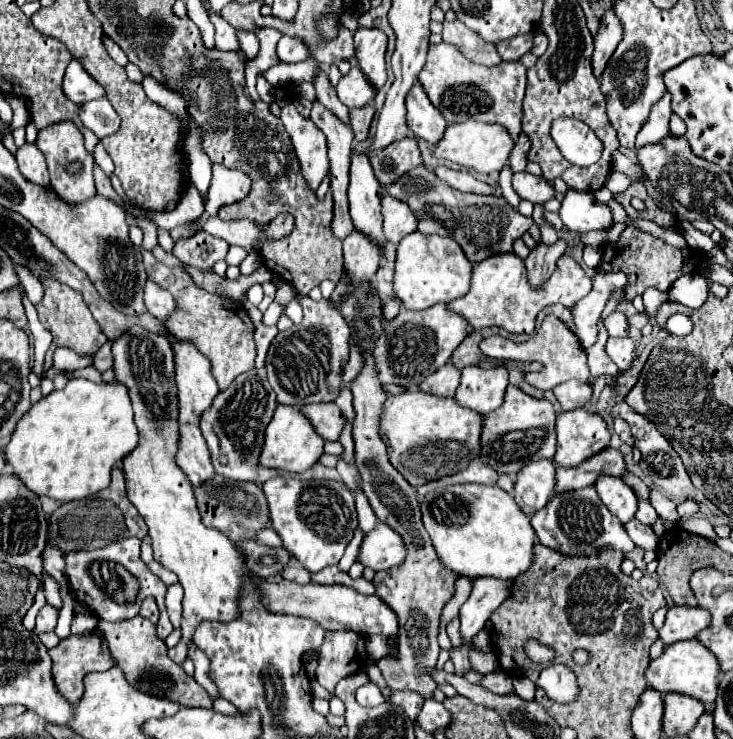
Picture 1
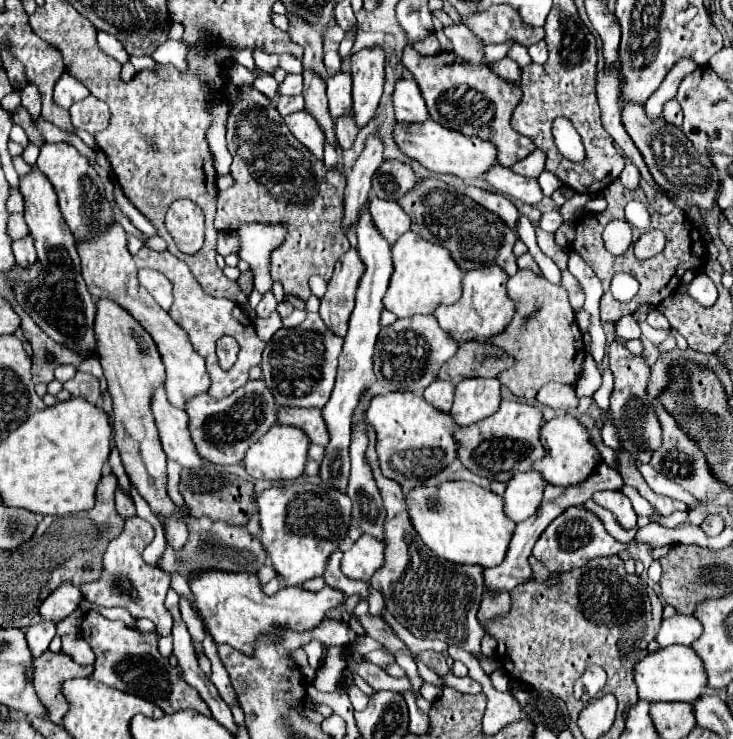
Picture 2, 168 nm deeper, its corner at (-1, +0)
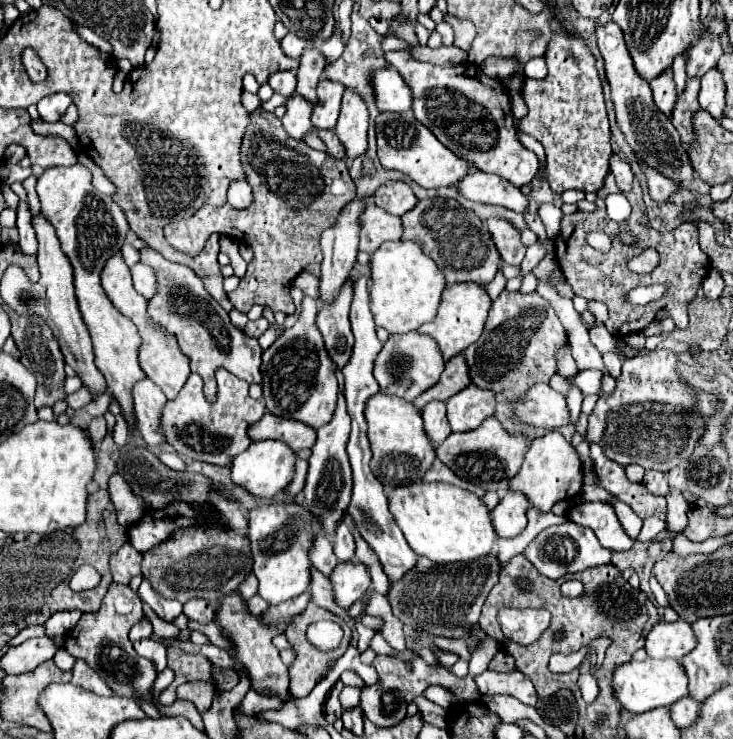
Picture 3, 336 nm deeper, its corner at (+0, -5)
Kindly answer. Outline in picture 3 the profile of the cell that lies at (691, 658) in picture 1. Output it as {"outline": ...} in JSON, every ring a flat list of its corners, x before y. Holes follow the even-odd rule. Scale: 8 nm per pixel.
{"outline":[[647,658,645,662,631,660,613,670,611,686,613,686,613,694,617,696,617,702,621,704,623,710,627,710,631,714,641,714,641,712,649,712,653,708,671,706,673,702,683,698,687,694,687,676,685,676,685,670,679,666,679,662,669,660,669,658,665,658,665,660]]}

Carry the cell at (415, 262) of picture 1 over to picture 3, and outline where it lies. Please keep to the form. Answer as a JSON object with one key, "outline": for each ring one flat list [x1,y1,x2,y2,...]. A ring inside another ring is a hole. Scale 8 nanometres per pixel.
{"outline":[[385,242,371,258,371,312,375,324,389,334,403,334,417,330,437,314,441,292,445,290,445,276,437,264,427,258,415,242]]}

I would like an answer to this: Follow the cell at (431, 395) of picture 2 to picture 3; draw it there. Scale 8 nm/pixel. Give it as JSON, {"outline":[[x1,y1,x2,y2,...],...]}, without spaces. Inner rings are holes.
{"outline":[[437,400,429,402,421,412,421,418,423,418,423,430,433,446,439,446,451,434,445,416,445,402,437,402]]}

